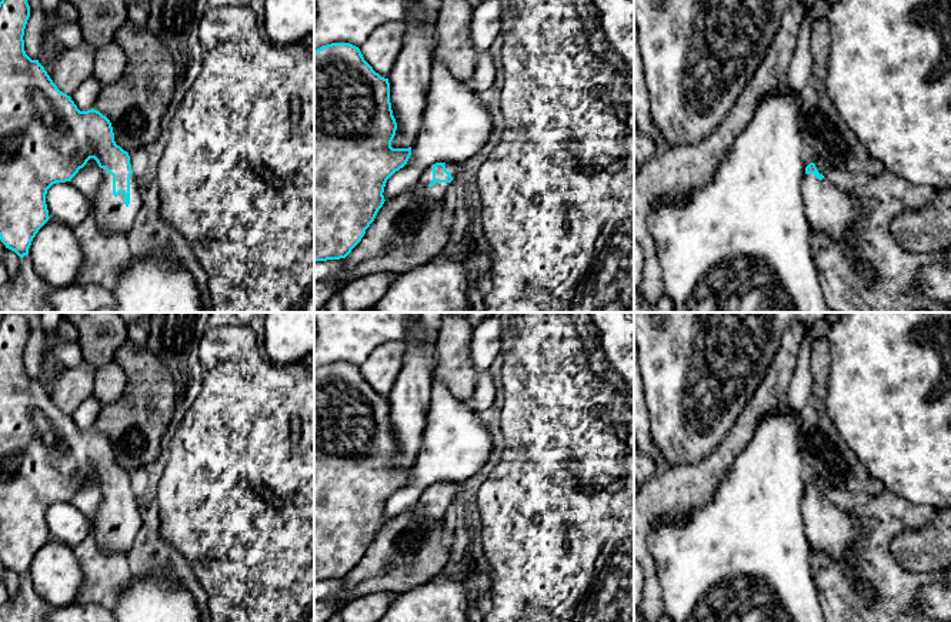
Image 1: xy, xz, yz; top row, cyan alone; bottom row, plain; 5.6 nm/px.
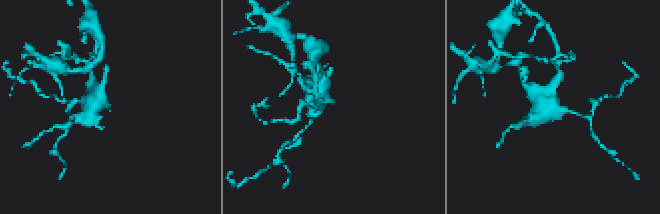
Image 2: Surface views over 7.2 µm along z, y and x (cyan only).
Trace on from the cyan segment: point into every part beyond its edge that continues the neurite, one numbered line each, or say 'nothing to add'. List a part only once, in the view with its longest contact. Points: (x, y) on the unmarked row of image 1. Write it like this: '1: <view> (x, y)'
1: xy (112, 534)

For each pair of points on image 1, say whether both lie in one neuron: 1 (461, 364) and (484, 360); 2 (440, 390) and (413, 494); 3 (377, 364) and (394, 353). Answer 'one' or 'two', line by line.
1: two
2: one
3: one

